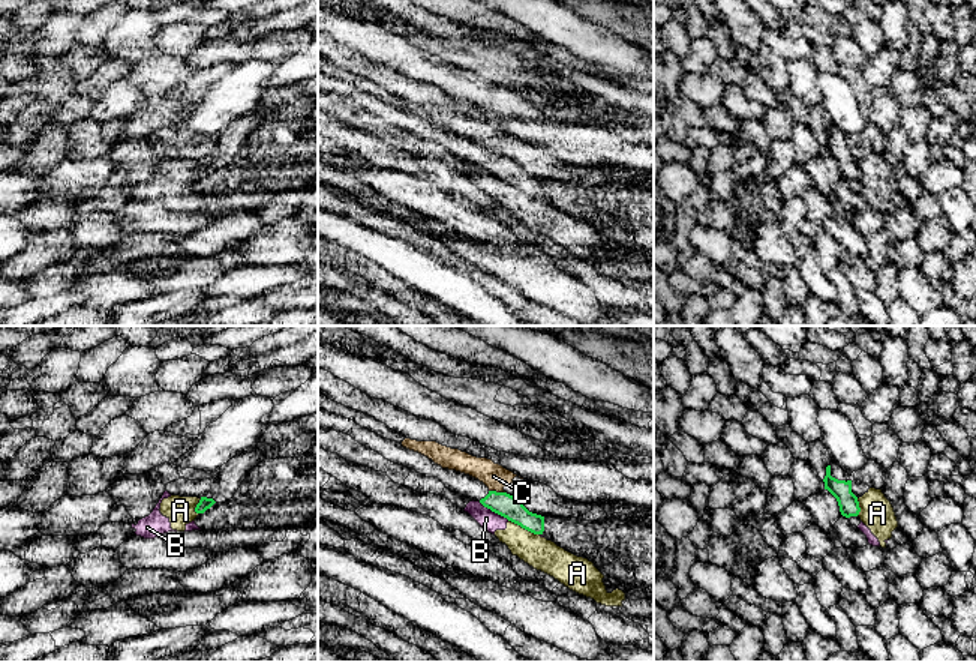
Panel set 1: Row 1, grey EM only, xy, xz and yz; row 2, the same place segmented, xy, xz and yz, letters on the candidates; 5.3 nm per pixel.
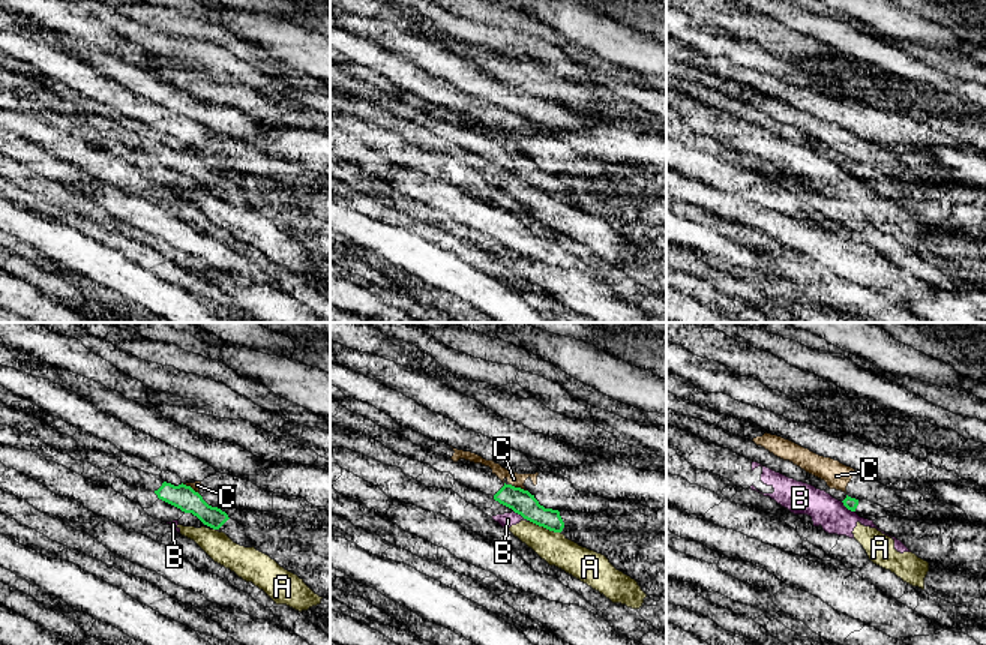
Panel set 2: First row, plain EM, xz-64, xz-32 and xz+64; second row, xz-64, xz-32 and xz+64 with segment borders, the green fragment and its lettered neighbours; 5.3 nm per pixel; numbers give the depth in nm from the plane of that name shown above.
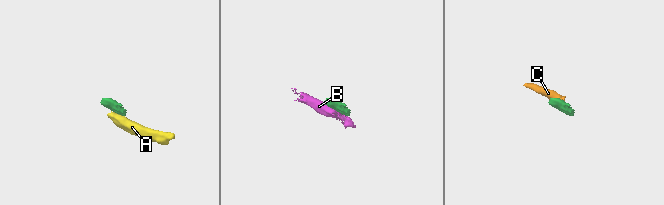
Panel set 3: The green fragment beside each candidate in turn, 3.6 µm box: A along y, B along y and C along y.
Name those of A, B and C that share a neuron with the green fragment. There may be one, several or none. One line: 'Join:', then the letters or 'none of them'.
Join: none of them

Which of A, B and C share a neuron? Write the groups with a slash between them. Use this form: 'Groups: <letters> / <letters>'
Groups: A B / C

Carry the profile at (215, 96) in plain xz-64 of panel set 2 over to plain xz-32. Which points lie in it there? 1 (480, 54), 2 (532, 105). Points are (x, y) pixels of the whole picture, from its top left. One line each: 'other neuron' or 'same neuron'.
1: same neuron
2: other neuron

